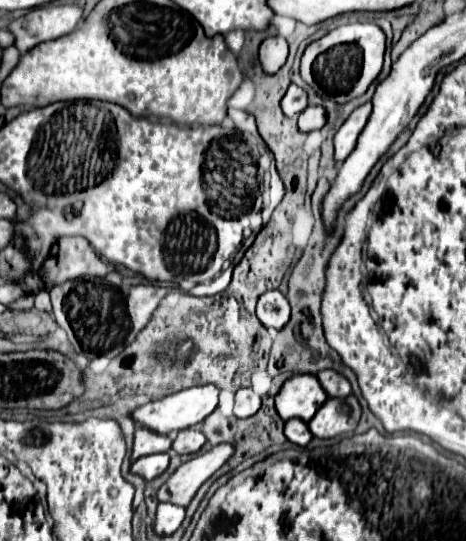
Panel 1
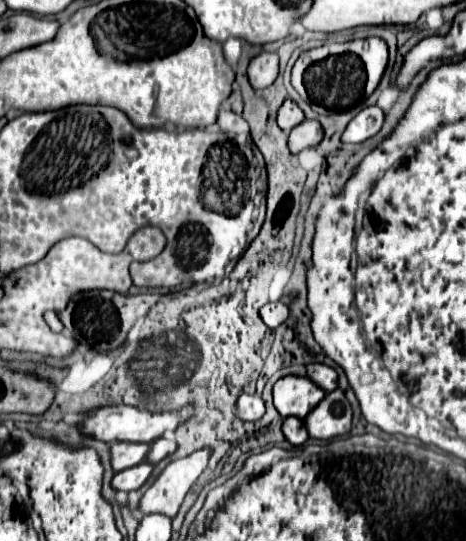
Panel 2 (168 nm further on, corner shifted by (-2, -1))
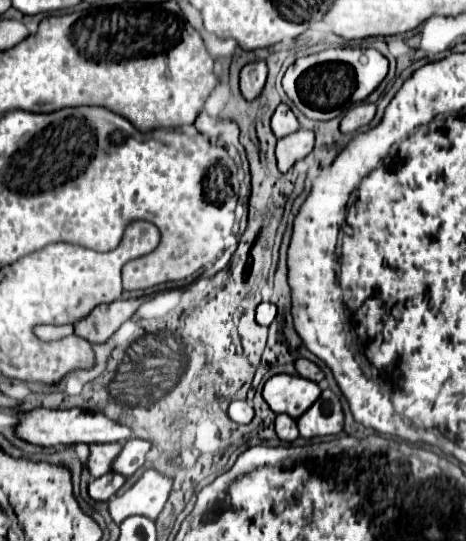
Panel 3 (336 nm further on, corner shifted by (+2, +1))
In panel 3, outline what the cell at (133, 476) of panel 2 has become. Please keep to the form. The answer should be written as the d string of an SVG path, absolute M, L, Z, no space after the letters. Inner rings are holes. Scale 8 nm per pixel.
M106 473L88 485L88 493L96 501L108 501L112 495L116 495L124 481L126 477L122 477L120 473Z

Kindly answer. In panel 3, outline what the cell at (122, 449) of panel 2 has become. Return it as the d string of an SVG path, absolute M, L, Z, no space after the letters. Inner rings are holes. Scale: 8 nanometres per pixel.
M106 443L106 445L90 445L88 469L94 477L102 477L112 471L114 457L122 451L122 443Z

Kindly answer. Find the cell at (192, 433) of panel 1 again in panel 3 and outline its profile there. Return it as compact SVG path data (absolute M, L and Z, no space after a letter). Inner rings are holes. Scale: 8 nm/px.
M128 439L124 443L124 449L122 453L116 457L112 469L116 473L122 473L126 477L130 477L132 473L136 473L142 465L144 465L144 459L146 459L146 453L150 451L152 443L150 441L144 441L144 439Z

